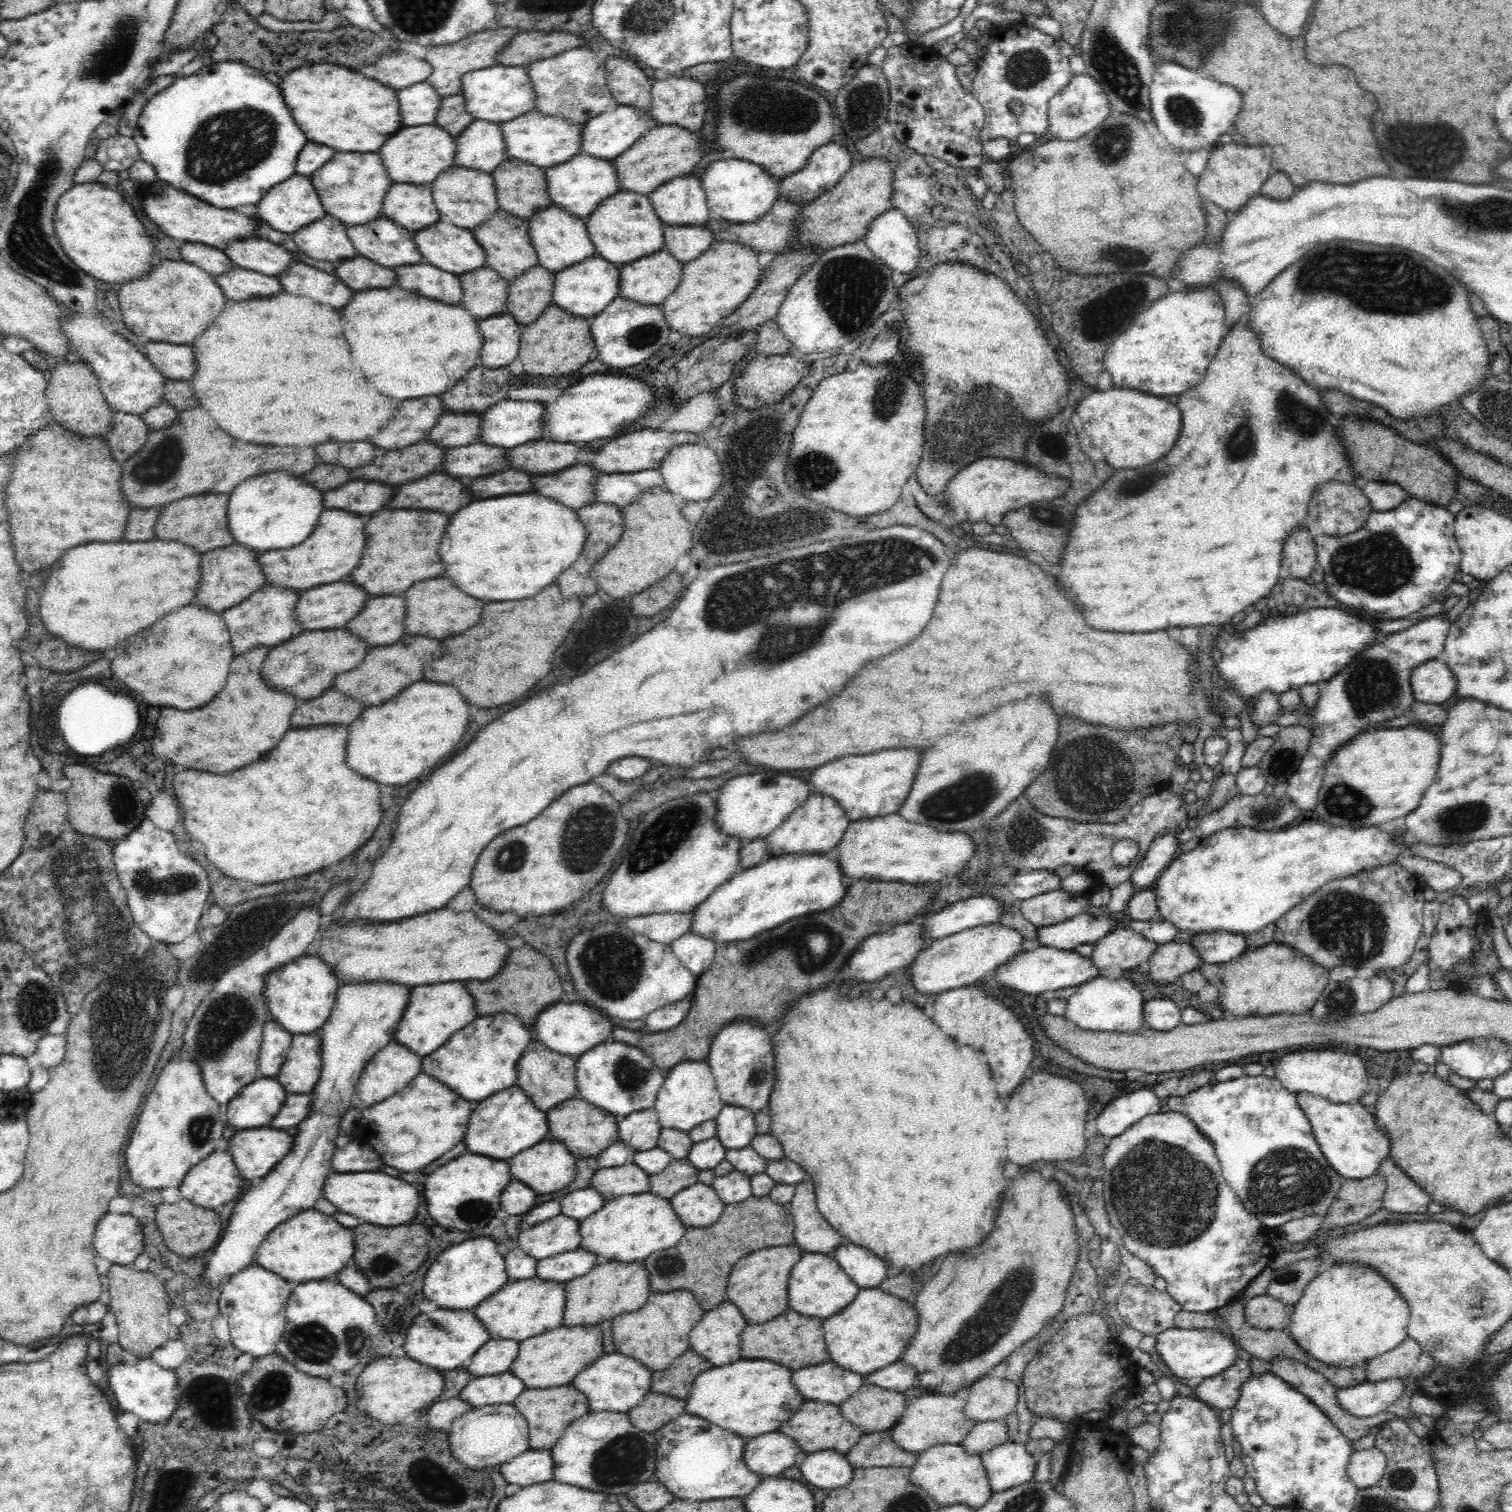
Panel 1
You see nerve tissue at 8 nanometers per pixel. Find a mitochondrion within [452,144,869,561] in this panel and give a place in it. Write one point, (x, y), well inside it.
(814, 471)

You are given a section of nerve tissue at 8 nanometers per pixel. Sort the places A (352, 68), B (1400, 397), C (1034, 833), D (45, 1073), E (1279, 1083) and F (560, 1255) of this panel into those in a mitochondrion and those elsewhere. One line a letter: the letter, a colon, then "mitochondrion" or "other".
A: other
B: other
C: mitochondrion
D: other
E: other
F: other

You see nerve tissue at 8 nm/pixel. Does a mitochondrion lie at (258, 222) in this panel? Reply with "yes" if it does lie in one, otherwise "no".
no

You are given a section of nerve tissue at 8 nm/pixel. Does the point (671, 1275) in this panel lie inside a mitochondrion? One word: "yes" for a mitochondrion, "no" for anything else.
yes

